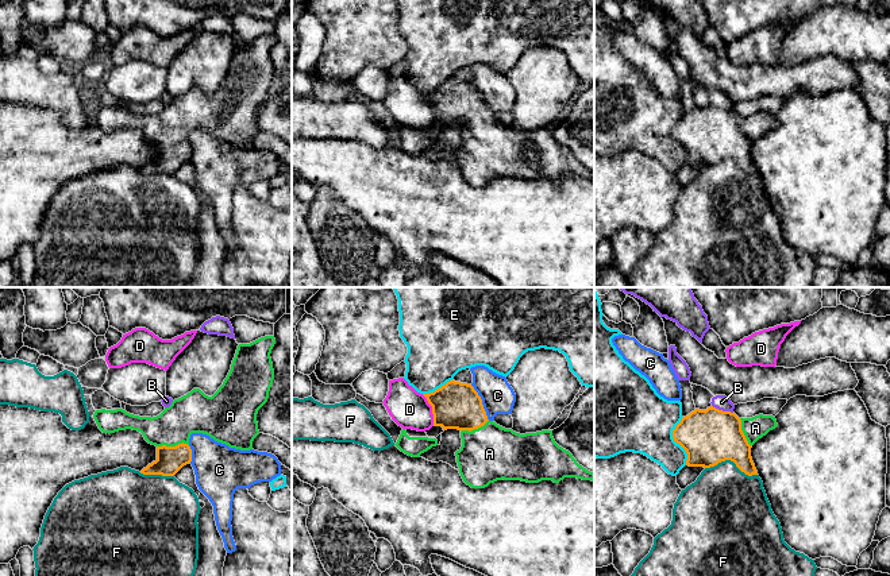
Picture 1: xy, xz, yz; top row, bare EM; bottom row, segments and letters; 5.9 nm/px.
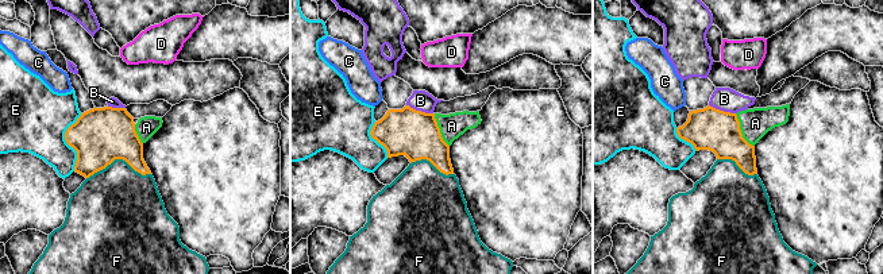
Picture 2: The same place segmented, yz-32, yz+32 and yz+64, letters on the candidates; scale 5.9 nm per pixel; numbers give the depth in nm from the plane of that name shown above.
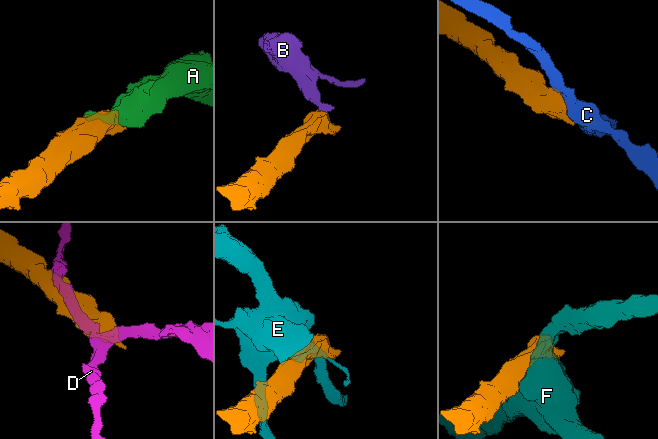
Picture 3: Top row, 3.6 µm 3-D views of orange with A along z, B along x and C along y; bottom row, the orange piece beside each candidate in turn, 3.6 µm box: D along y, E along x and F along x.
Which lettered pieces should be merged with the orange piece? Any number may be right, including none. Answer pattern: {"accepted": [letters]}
{"accepted": ["A"]}

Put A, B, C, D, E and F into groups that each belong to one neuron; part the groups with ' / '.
A / B / C / D / E / F

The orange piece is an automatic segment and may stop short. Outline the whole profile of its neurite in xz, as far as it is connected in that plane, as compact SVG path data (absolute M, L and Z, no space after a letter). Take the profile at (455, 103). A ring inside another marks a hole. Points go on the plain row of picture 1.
M450 78L424 94L432 104L434 124L461 129L462 144L455 154L459 171L471 186L485 186L502 177L559 181L565 175L577 175L594 179L594 171L579 163L569 148L555 140L552 128L520 132L489 119L482 97L471 82Z

